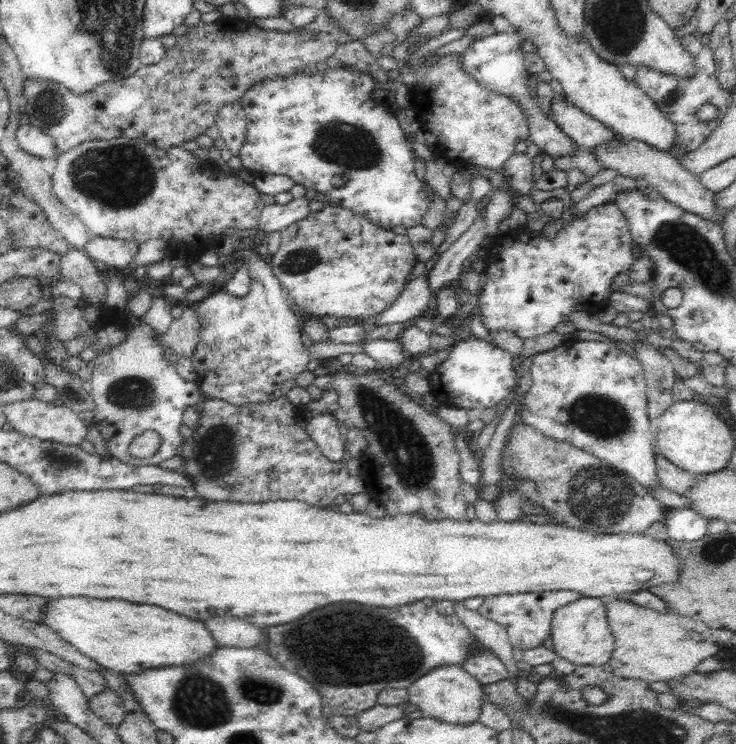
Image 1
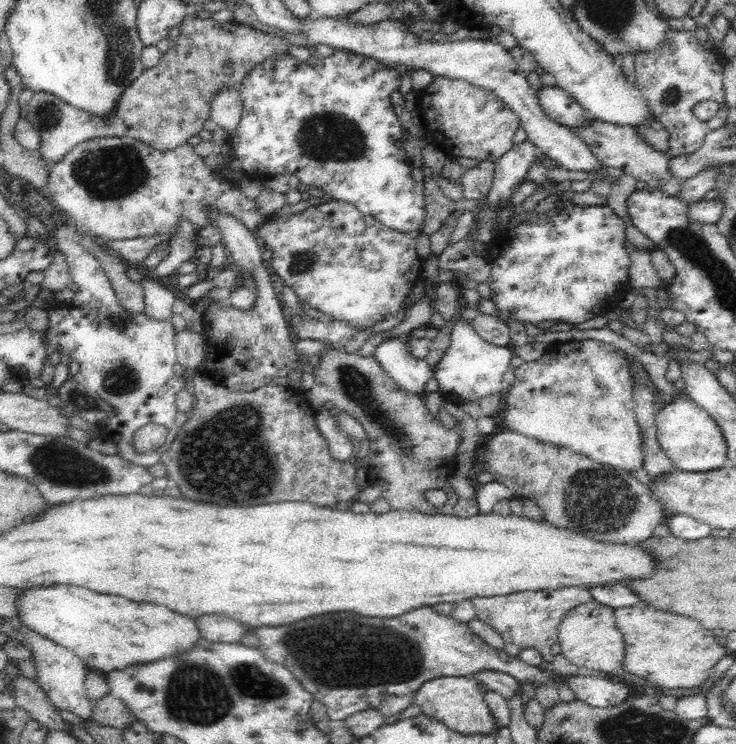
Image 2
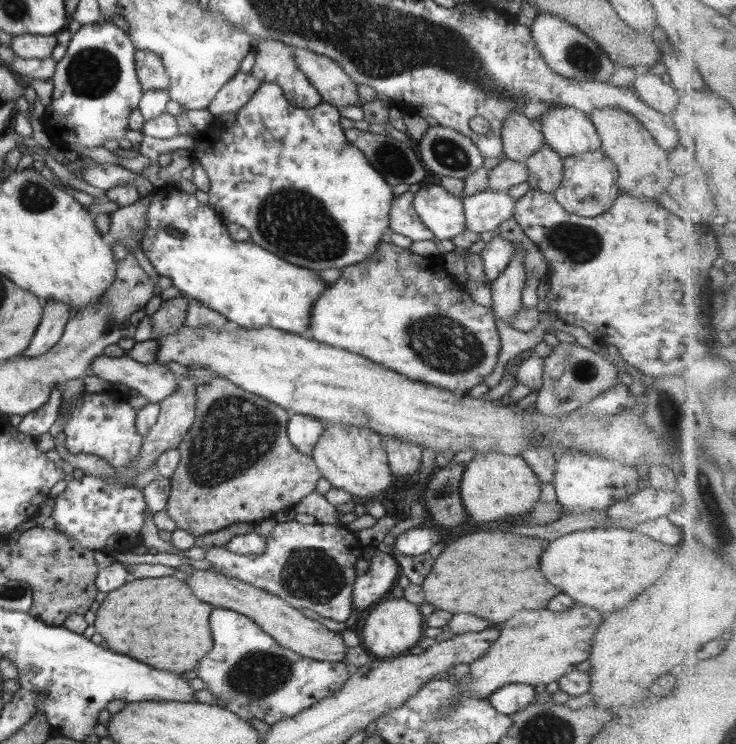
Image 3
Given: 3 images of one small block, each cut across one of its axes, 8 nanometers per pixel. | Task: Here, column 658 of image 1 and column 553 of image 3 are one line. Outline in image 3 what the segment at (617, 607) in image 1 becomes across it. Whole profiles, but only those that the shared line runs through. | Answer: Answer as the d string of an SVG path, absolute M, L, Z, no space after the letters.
M578 603L570 610L556 614L550 610L516 612L504 626L500 626L500 634L494 644L469 664L469 676L455 679L459 696L487 700L490 694L507 684L536 687L539 684L557 682L561 676L576 669L580 662L589 658L594 633L605 616L595 608Z

